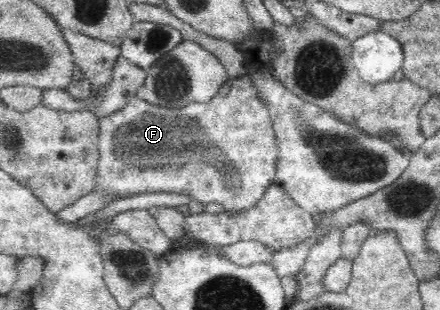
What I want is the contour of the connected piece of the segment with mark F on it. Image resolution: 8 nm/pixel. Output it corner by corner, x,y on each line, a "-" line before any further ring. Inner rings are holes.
250,75
239,76
230,85
231,91
225,97
218,95
209,103
185,104
183,108
161,108
160,105
149,104
147,101
143,101
135,96
121,110
100,119
100,133
98,136
100,160
95,186
93,186
92,190
99,189
99,191
105,191
111,197
119,195
119,198
141,193
185,193
185,195
191,197
191,200
195,199
202,203
219,203
223,206
225,213
248,211
264,195
267,187
274,183
278,160
277,139
275,139
270,112
261,103
261,97
257,95
257,89
255,89
255,84

